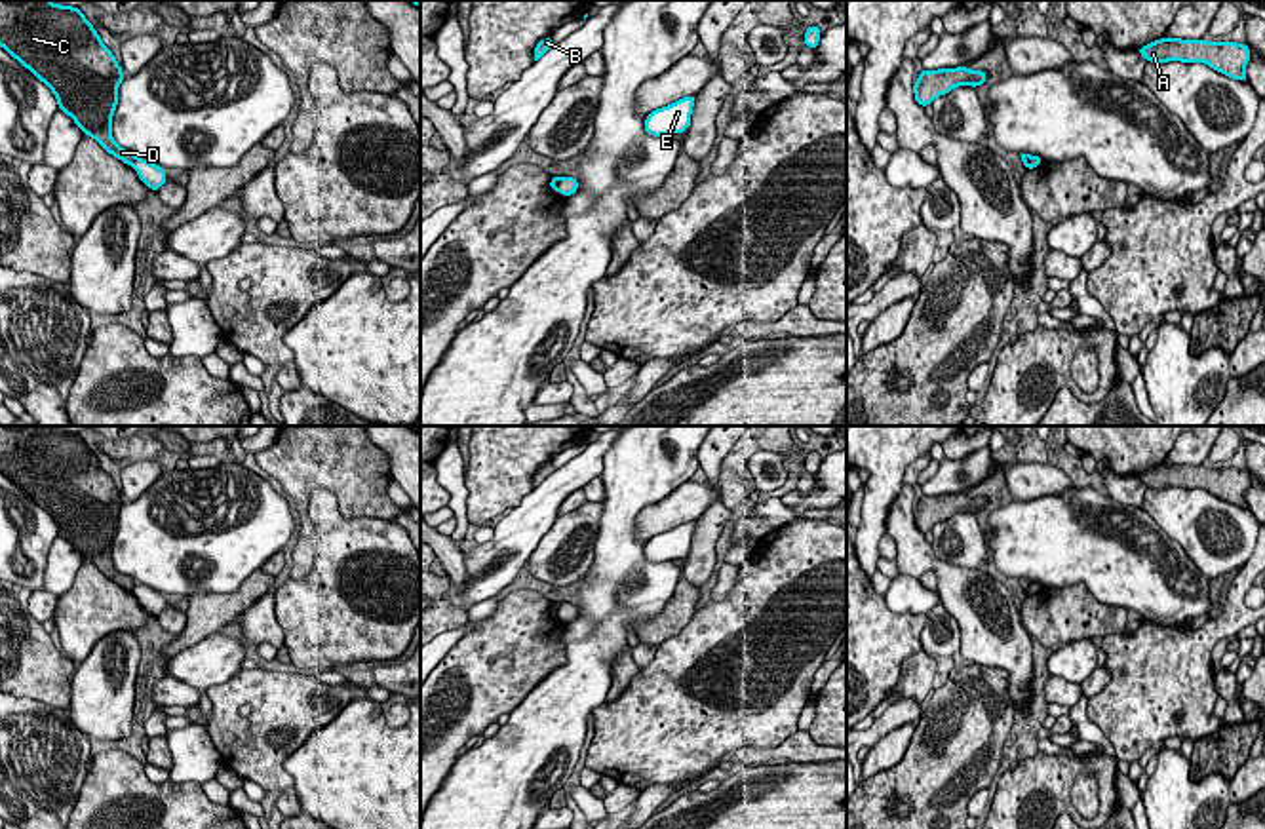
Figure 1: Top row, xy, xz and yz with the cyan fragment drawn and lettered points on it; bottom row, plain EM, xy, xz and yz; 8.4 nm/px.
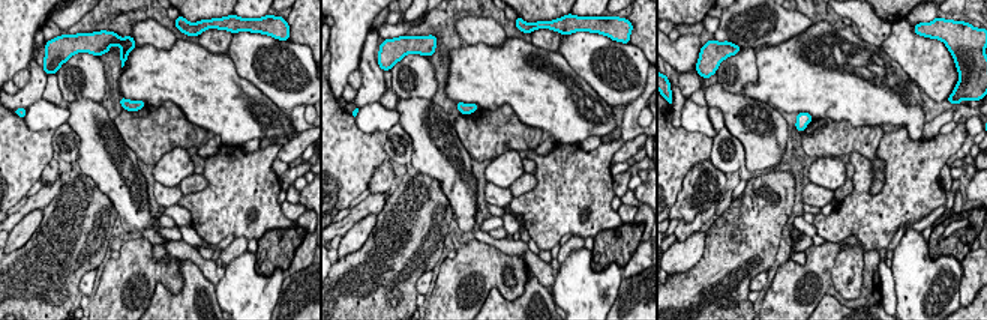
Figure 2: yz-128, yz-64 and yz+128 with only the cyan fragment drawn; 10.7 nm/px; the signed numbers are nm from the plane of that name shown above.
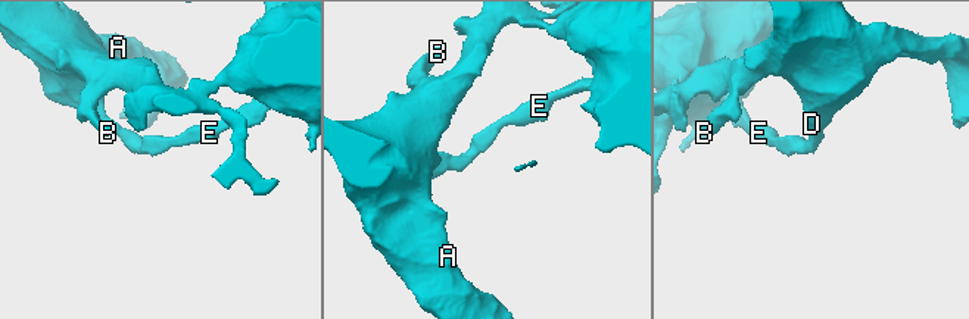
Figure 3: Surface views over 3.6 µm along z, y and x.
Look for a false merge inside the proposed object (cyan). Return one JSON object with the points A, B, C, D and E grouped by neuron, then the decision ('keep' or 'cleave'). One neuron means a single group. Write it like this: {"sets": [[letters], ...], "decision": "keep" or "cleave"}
{"sets": [["A", "B", "C", "D"], ["E"]], "decision": "cleave"}

